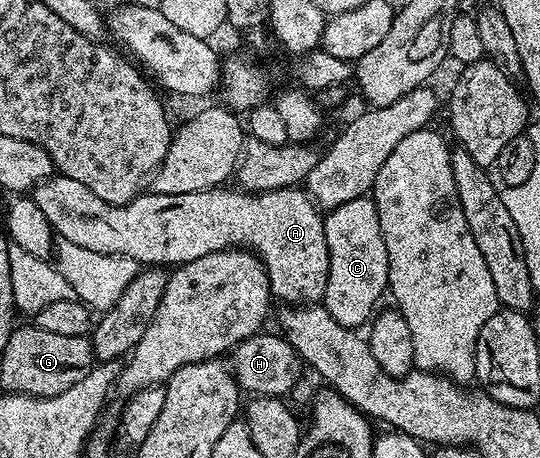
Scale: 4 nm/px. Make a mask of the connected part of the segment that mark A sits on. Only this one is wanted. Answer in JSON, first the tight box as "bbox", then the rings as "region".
{"bbox":[33,174,329,306],"region":[[[52,174],[33,189],[33,198],[37,202],[37,206],[41,206],[41,214],[45,214],[45,218],[49,218],[51,230],[55,233],[56,237],[59,240],[73,242],[76,246],[85,246],[85,250],[97,250],[97,254],[128,256],[129,258],[138,260],[140,265],[143,266],[168,266],[167,264],[178,266],[185,262],[193,262],[205,254],[213,254],[217,251],[215,240],[223,240],[219,242],[230,242],[232,245],[244,250],[250,250],[262,260],[263,265],[267,268],[267,277],[271,283],[271,295],[276,301],[283,300],[279,302],[287,306],[319,304],[325,294],[325,286],[329,282],[329,246],[325,242],[324,217],[321,215],[315,201],[299,186],[282,188],[281,190],[269,190],[268,192],[245,192],[242,190],[230,192],[229,189],[230,187],[220,186],[218,188],[210,188],[204,192],[194,192],[193,194],[161,194],[160,192],[148,191],[146,194],[136,196],[128,204],[110,204],[109,202],[105,202],[105,198],[97,198],[97,194],[93,194],[93,190],[89,190],[89,186],[84,186],[81,182],[73,182],[73,178],[69,178],[68,176]]]}

